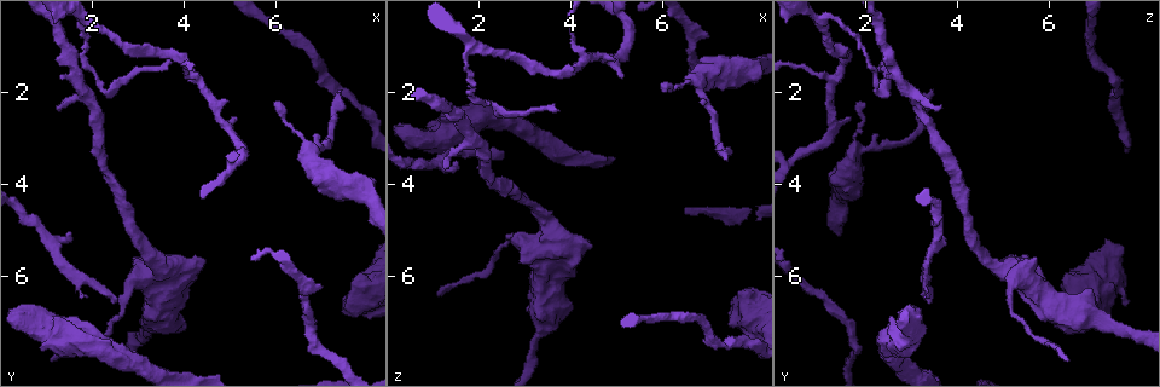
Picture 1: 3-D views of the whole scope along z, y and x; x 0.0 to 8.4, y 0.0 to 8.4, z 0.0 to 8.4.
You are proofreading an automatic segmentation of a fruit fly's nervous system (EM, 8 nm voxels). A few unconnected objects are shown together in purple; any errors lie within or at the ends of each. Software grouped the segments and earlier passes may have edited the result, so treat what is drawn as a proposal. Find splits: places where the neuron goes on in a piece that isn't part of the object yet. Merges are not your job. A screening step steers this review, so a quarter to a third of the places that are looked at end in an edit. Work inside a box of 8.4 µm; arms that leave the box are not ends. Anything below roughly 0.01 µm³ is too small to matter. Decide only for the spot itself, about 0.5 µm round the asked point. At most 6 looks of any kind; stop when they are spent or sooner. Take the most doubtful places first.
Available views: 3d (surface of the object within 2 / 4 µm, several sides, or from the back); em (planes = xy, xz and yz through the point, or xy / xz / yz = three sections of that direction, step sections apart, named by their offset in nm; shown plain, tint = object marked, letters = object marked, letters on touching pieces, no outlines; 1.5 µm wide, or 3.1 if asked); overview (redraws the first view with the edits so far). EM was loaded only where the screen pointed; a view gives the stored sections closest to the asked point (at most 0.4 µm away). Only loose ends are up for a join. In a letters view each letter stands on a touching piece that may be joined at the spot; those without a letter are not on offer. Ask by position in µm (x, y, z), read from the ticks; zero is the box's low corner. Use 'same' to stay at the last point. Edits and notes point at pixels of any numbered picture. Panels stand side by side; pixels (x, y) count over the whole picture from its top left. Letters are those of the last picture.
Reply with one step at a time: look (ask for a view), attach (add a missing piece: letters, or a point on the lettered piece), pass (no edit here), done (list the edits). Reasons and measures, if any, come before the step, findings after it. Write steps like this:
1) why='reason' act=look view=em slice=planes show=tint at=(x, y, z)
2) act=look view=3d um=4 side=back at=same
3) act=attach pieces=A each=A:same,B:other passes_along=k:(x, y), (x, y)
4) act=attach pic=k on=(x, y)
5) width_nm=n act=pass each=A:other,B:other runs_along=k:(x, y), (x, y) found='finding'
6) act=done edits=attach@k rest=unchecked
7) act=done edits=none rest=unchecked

why='tapers out' act=look view=em slice=xy step=8 show=tint at=(6.00, 2.20, 1.75)

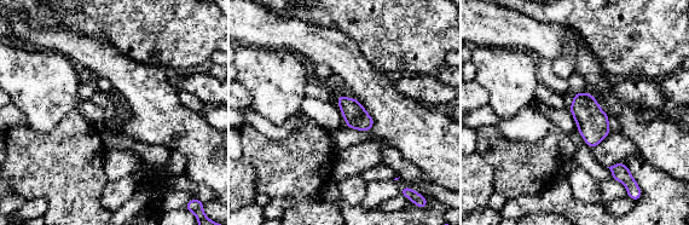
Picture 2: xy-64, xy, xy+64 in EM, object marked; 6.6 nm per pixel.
act=look view=em slice=planes show=letters at=same

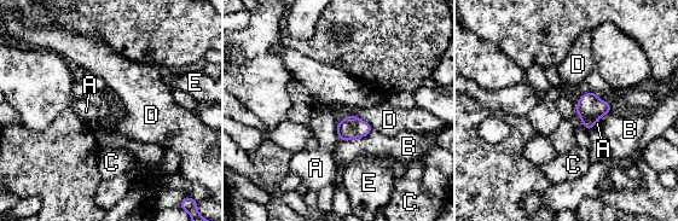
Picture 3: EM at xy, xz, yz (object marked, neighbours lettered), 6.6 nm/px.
act=pass each=A:other,B:other,C:other,D:other,E:other border=3:(354, 114), (372, 128) found='no lettered piece goes on from it'

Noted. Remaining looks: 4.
why='tapers out' act=look view=3d um=2 at=(1.10, 7.85, 6.45)

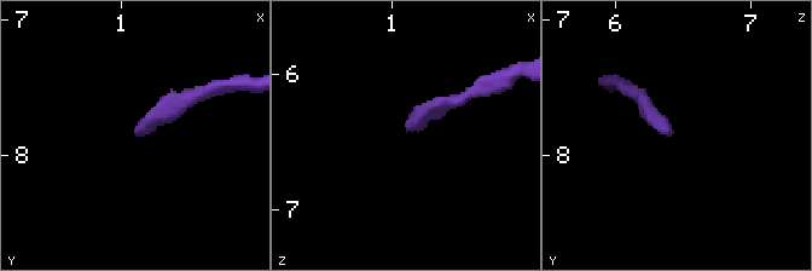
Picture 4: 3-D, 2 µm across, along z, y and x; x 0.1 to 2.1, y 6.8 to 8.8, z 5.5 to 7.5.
act=look view=em slice=planes show=letters at=(1.14, 7.84, 6.40)

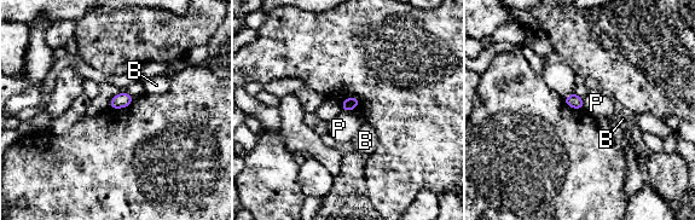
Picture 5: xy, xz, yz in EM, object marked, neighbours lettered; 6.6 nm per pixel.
longest_contact=P:60nm act=pass each=B:other,P:other border=5:(581, 99), (584, 106) found='none of them fits'

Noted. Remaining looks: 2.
act=done edits=none rest=unchecked

